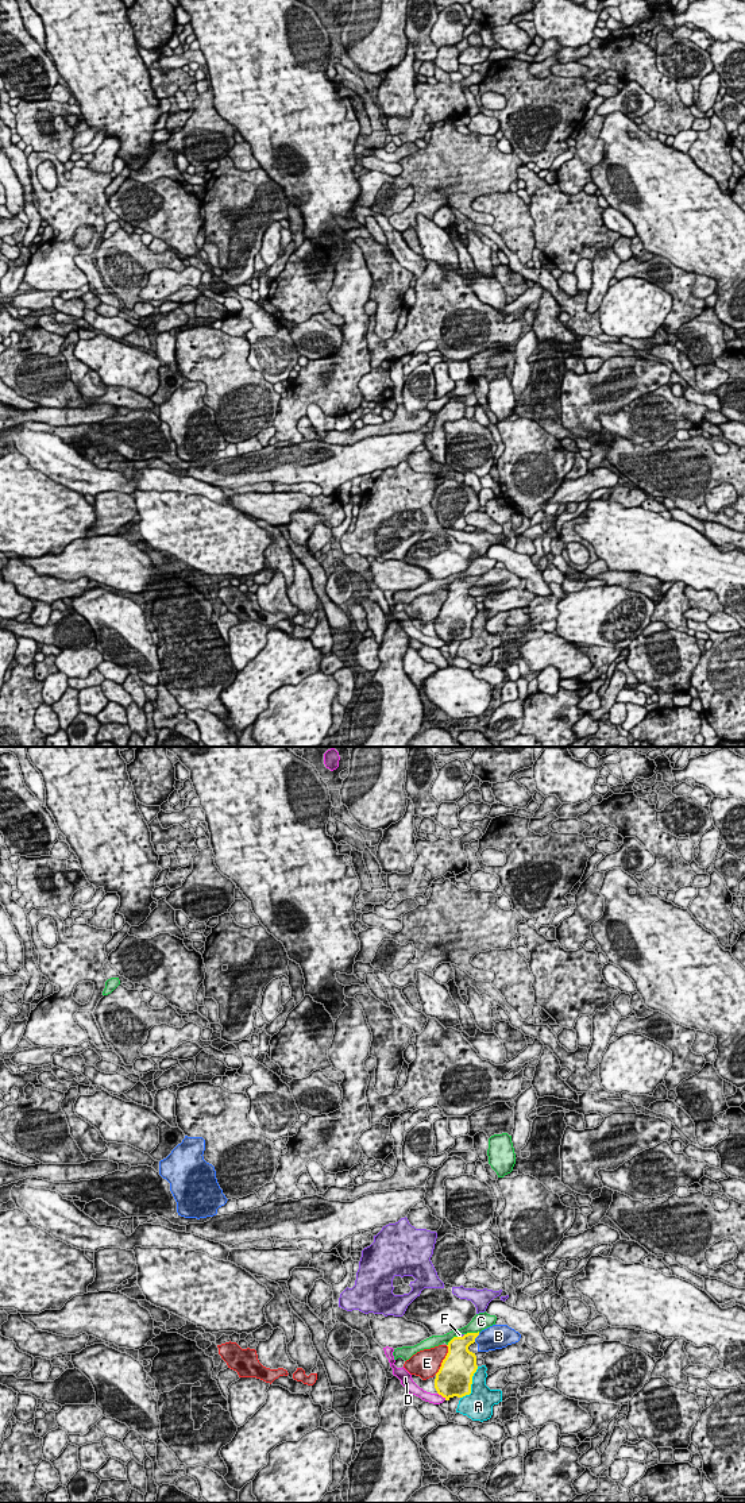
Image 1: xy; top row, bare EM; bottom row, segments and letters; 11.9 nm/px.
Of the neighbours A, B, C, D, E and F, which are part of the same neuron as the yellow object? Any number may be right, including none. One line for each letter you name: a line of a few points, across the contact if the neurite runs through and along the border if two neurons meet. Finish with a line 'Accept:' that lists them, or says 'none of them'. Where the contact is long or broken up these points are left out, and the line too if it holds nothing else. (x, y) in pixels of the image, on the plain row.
F: line xy (459, 601), (460, 581), (459, 578)
Accept: F

